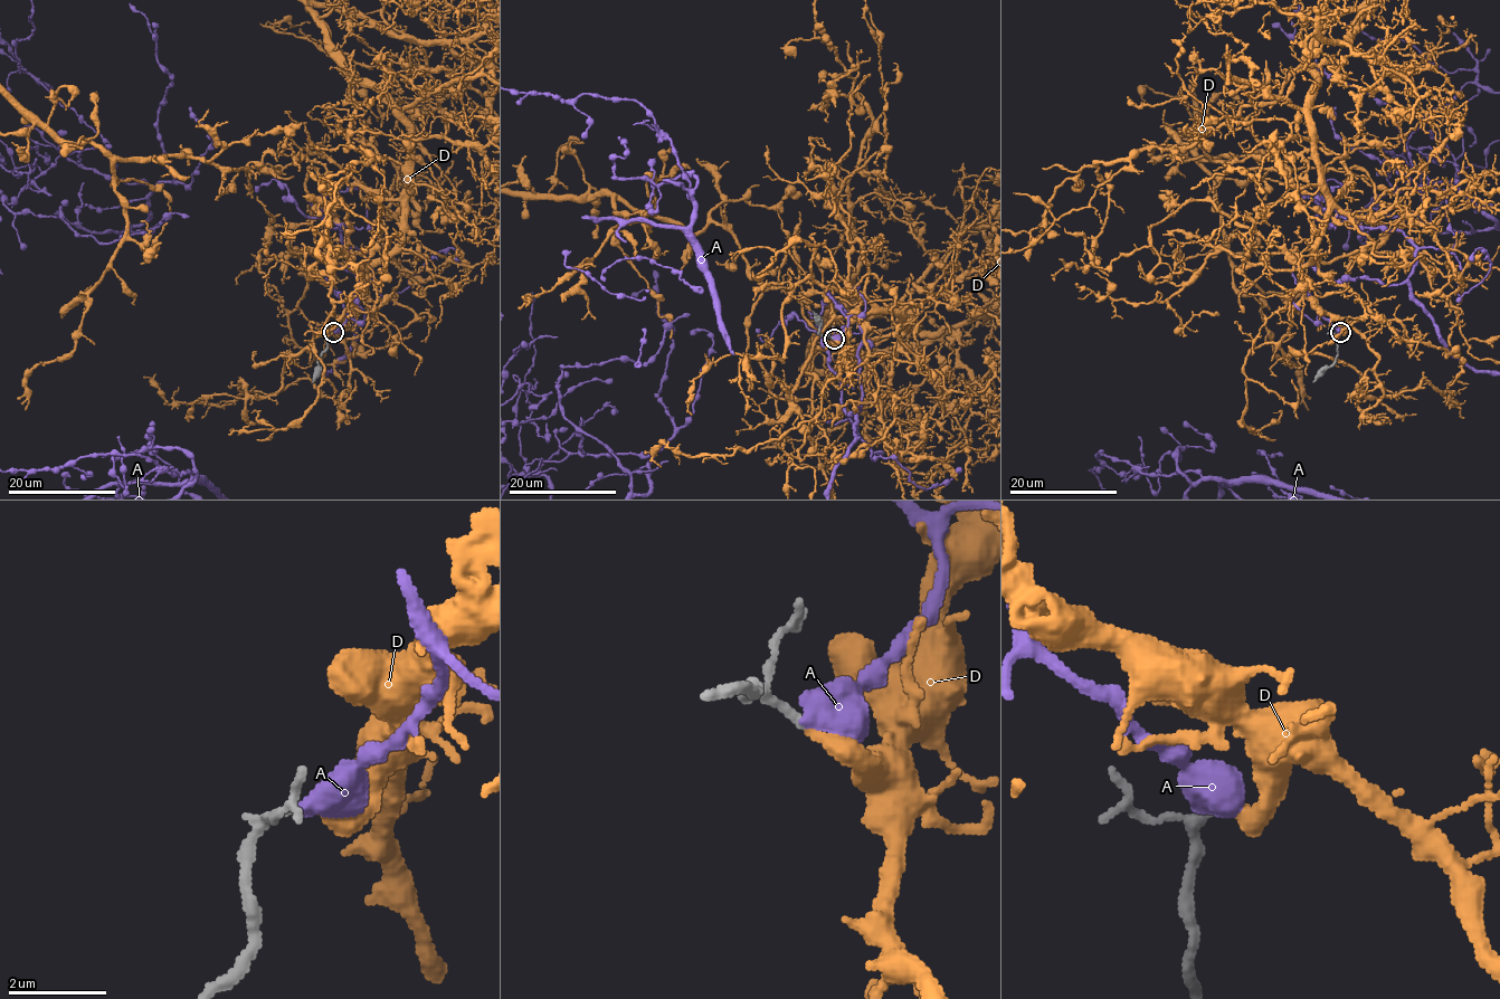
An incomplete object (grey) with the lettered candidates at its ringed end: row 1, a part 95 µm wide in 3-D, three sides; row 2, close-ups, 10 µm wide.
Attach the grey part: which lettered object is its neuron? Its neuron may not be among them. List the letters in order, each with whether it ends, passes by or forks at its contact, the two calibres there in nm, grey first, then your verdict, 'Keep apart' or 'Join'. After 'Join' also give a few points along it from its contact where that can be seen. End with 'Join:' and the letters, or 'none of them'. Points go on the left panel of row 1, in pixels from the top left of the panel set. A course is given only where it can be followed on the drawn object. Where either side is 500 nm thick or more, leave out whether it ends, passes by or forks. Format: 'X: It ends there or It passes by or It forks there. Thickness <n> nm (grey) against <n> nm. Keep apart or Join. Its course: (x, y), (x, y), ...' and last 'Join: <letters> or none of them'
A: Thickness 130 nm (grey) against 550 nm. Keep apart
D: It ends there. Thickness 130 nm (grey) against 280 nm. Join
Join: D

